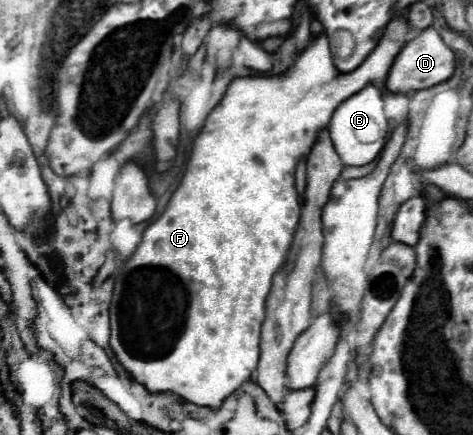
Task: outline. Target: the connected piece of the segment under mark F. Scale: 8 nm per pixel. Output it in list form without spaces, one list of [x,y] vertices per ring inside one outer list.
[[[403,16],[393,18],[377,48],[349,74],[341,74],[333,66],[327,36],[321,34],[309,42],[283,76],[235,78],[229,84],[225,98],[207,116],[201,134],[195,138],[187,172],[165,212],[145,228],[137,252],[123,264],[115,278],[109,308],[109,344],[135,382],[153,394],[173,392],[191,404],[217,410],[227,396],[253,376],[259,360],[265,300],[273,274],[287,258],[301,214],[293,182],[295,164],[309,154],[319,130],[329,124],[331,114],[345,98],[367,84],[385,84],[407,32],[407,20]]]

